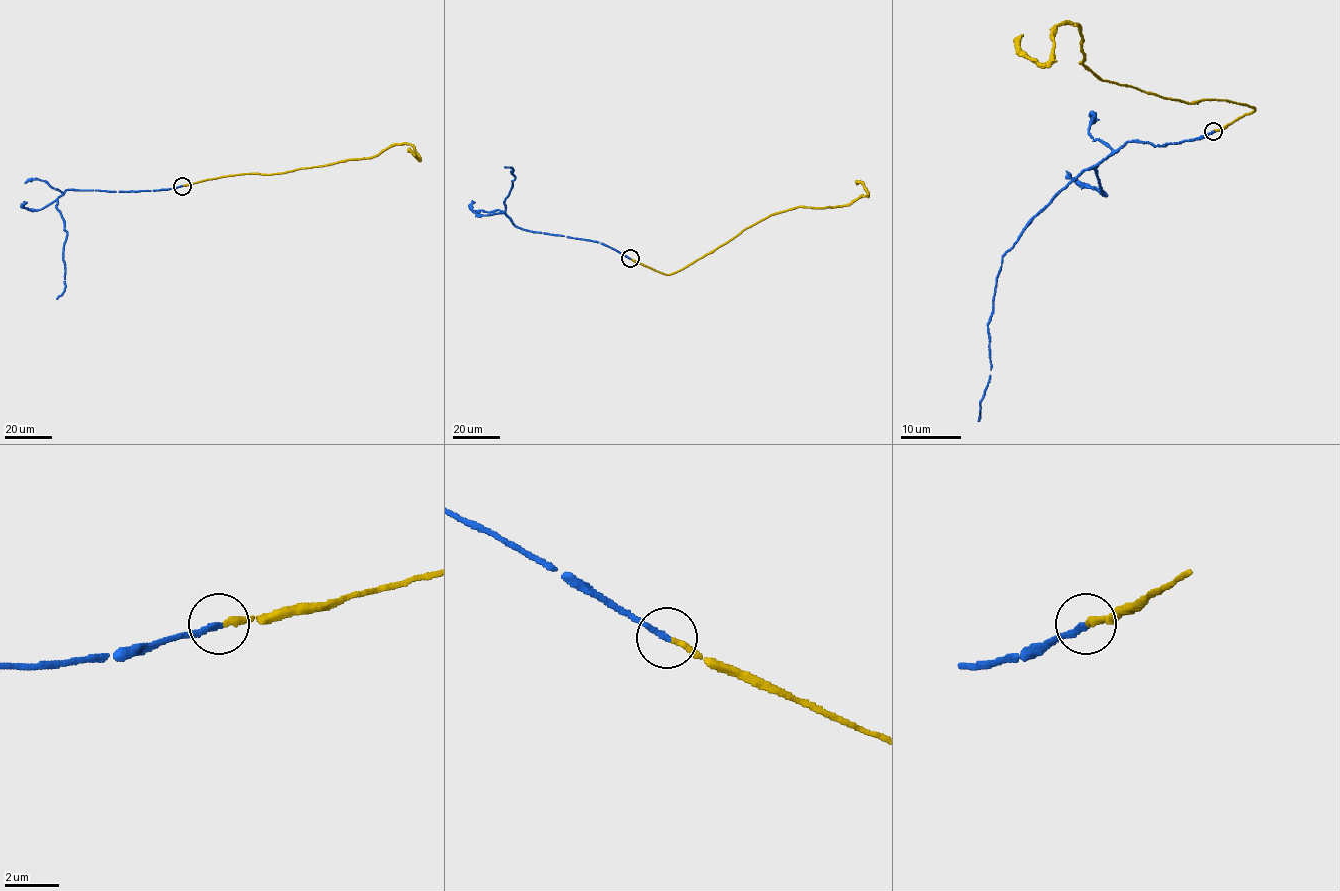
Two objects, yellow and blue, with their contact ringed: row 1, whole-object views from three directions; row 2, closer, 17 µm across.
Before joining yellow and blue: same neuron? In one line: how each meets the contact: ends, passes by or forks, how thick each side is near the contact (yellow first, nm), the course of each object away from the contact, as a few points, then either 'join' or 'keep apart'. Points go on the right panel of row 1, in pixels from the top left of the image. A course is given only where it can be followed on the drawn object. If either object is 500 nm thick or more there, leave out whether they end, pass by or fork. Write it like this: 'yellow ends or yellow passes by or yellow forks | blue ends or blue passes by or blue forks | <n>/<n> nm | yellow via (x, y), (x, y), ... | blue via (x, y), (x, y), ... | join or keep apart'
yellow ends | blue ends | 200/190 nm | yellow via (1213, 130), (1254, 108), (1102, 80), (1081, 63), (1078, 25), (1059, 24), (1044, 63), (1014, 39) | blue via (1213, 130), (1154, 146), (1128, 141), (1082, 170), (1032, 220), (1002, 258), (988, 324), (990, 381), (979, 421) | join

